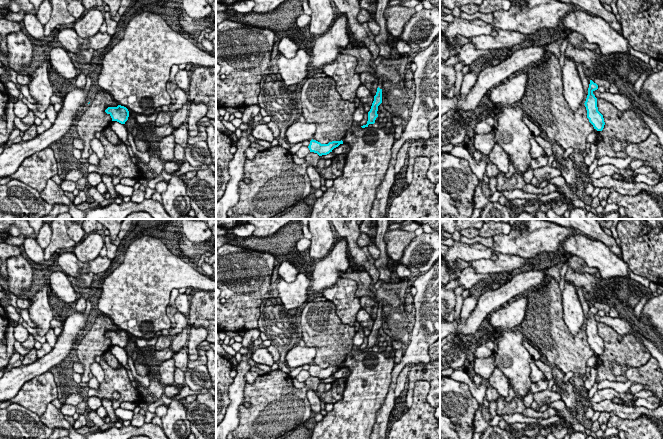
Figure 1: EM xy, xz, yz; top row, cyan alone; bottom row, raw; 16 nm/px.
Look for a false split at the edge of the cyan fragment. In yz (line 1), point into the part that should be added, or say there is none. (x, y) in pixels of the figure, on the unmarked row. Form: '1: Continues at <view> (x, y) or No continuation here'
1: No continuation here

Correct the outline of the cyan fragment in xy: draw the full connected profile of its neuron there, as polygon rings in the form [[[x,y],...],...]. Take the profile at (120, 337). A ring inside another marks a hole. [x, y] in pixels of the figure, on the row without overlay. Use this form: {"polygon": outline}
{"polygon": [[[121,329],[117,331],[108,331],[105,336],[111,340],[112,345],[117,345],[121,348],[125,348],[129,341],[128,333]]]}

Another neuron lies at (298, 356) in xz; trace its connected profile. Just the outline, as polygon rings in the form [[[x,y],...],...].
[[[297,345],[287,352],[285,360],[287,367],[293,369],[296,367],[302,367],[306,364],[311,365],[313,363],[315,356],[315,347]]]

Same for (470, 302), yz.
[[[470,295],[464,299],[463,306],[461,309],[462,322],[465,323],[471,312],[475,309],[477,305],[478,297],[475,295]]]

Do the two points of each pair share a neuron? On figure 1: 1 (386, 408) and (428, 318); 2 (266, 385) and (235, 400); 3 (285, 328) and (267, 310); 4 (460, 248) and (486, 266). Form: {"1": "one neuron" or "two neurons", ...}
{"1": "one neuron", "2": "two neurons", "3": "one neuron", "4": "two neurons"}

